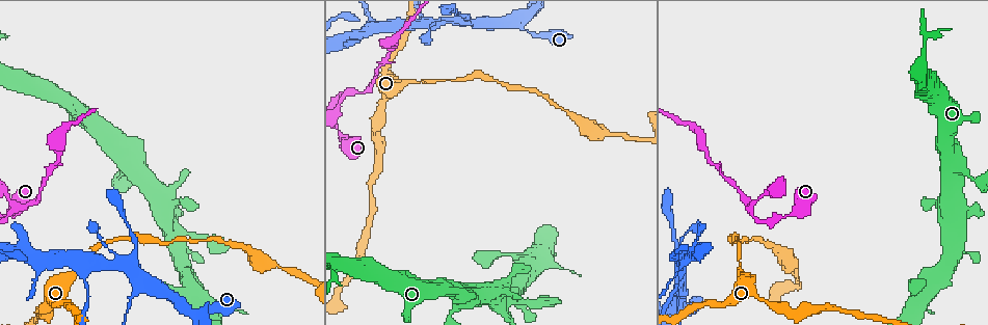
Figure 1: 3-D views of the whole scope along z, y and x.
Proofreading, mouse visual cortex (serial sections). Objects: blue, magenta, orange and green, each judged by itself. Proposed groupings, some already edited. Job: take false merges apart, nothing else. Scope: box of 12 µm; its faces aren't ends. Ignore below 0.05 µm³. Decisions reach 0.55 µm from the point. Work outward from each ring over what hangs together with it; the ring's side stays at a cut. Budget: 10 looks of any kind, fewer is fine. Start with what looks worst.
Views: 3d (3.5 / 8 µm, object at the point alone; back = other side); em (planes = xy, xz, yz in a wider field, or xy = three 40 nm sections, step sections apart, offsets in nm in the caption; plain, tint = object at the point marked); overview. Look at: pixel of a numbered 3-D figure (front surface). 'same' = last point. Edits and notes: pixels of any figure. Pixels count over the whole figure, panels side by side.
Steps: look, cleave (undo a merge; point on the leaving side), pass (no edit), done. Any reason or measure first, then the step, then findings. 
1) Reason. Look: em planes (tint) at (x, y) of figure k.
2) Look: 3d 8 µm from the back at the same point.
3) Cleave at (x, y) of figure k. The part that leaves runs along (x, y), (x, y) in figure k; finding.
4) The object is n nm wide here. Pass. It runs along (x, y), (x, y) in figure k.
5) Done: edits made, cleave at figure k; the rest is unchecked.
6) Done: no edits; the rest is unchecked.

Arms part here. Look: 3d 8 µm at (680, 308) of figure 1.

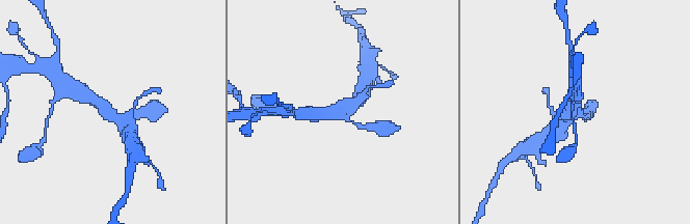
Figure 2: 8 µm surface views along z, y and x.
Look: 3d 3.5 µm at (348, 114) of figure 2.

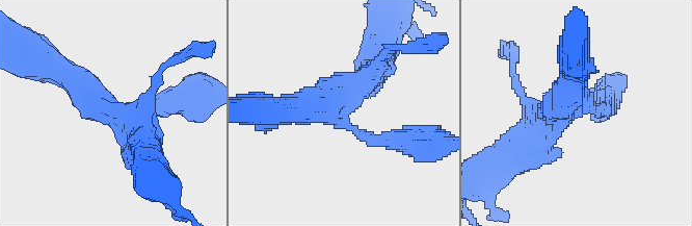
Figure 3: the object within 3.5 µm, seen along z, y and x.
Pass. It runs along (163, 104), (103, 107), (52, 69) in figure 3; all the same cell.

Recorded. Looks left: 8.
Two arms in line, one across. Look: 3d 3.5 µm at (346, 91) of figure 1.

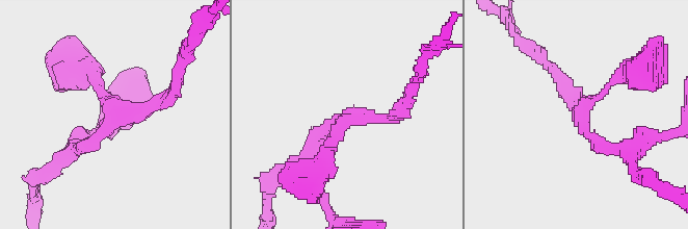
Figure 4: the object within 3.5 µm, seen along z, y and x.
3 arms meet here; the arms are 150, 200, 200 nm wide; now the EM. Look: em xy step 1 (tint) at (113, 121) of figure 4.

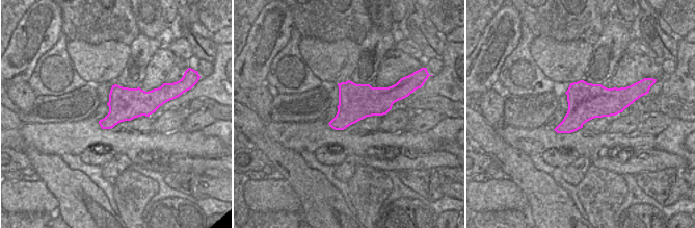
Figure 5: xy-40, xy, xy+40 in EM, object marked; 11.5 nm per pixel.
Pass. It runs along (77, 149), (122, 113), (173, 92) in figure 4; continuous, no second cell.

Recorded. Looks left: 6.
Looks like a crossing. Look: em xy step 2 (tint) at (136, 273) of figure 1.

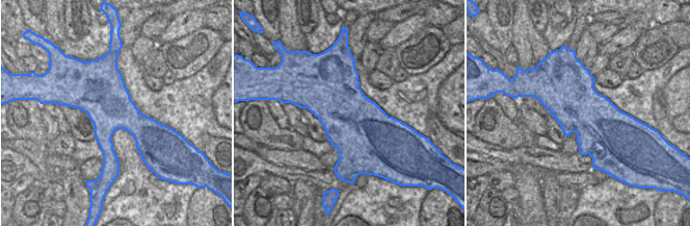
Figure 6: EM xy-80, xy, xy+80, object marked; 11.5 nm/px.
Look: 3d 3.5 µm at the same point.

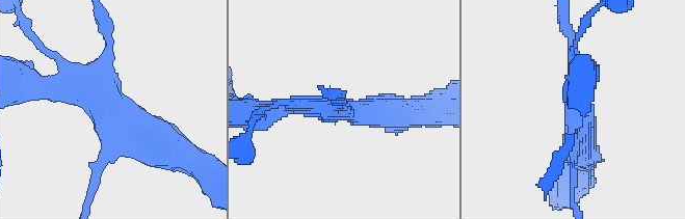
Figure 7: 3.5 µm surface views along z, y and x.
Pass. It runs along (166, 151), (89, 93), (48, 87) in figure 7; continuous, no second cell.

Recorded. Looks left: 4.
Three-way junction. Look: 3d 3.5 µm at (381, 28) of figure 1.

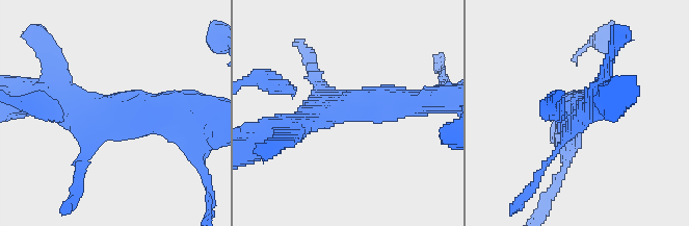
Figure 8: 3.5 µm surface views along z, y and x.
3 arms meet here; the arms are 150, 350, 450 nm wide. Look: em xy step 2 (plain) at (112, 108) of figure 8.

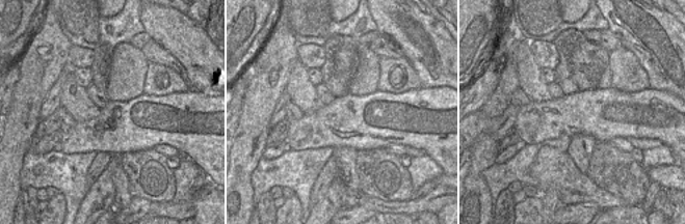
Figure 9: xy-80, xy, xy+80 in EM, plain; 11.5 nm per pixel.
Where the object lies. Look: em xy step 2 (tint) at the same point.

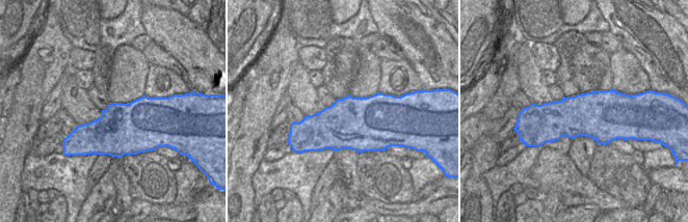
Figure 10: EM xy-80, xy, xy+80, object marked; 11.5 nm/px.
Pass. It runs along (418, 101), (350, 104), (287, 130) in figure 8; all the same cell.

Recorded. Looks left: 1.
Done: no edits; the rest is unchecked.

